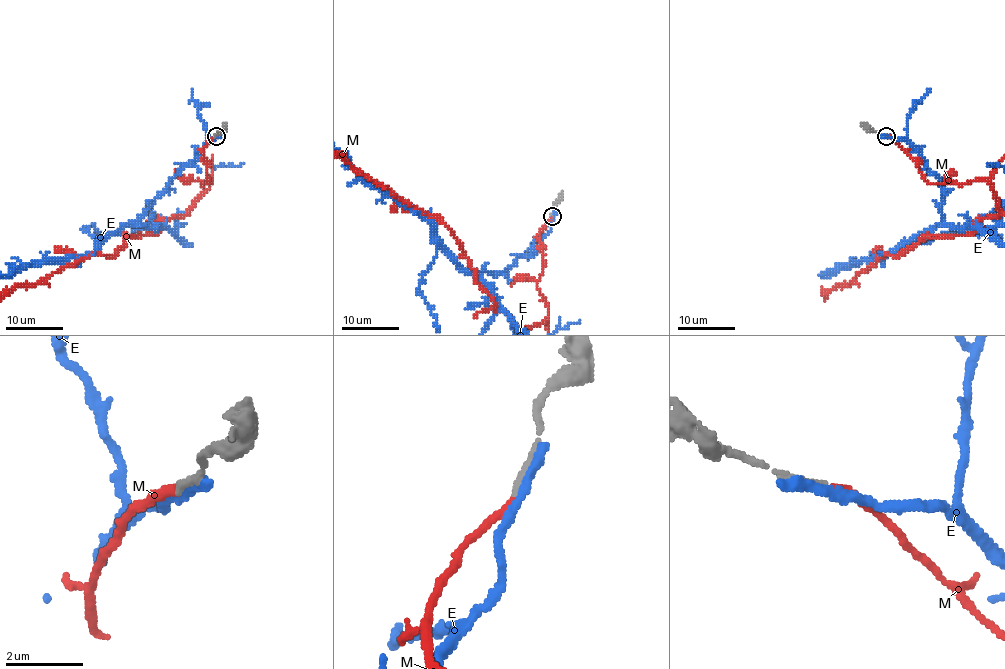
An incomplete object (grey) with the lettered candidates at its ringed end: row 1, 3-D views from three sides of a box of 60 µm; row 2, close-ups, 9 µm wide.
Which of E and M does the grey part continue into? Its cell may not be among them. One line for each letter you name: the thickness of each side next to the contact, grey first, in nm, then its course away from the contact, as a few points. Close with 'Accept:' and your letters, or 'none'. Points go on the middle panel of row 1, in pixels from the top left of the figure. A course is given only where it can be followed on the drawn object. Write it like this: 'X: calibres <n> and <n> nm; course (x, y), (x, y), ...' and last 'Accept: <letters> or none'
M: calibres 180 and 200 nm
Accept: M

